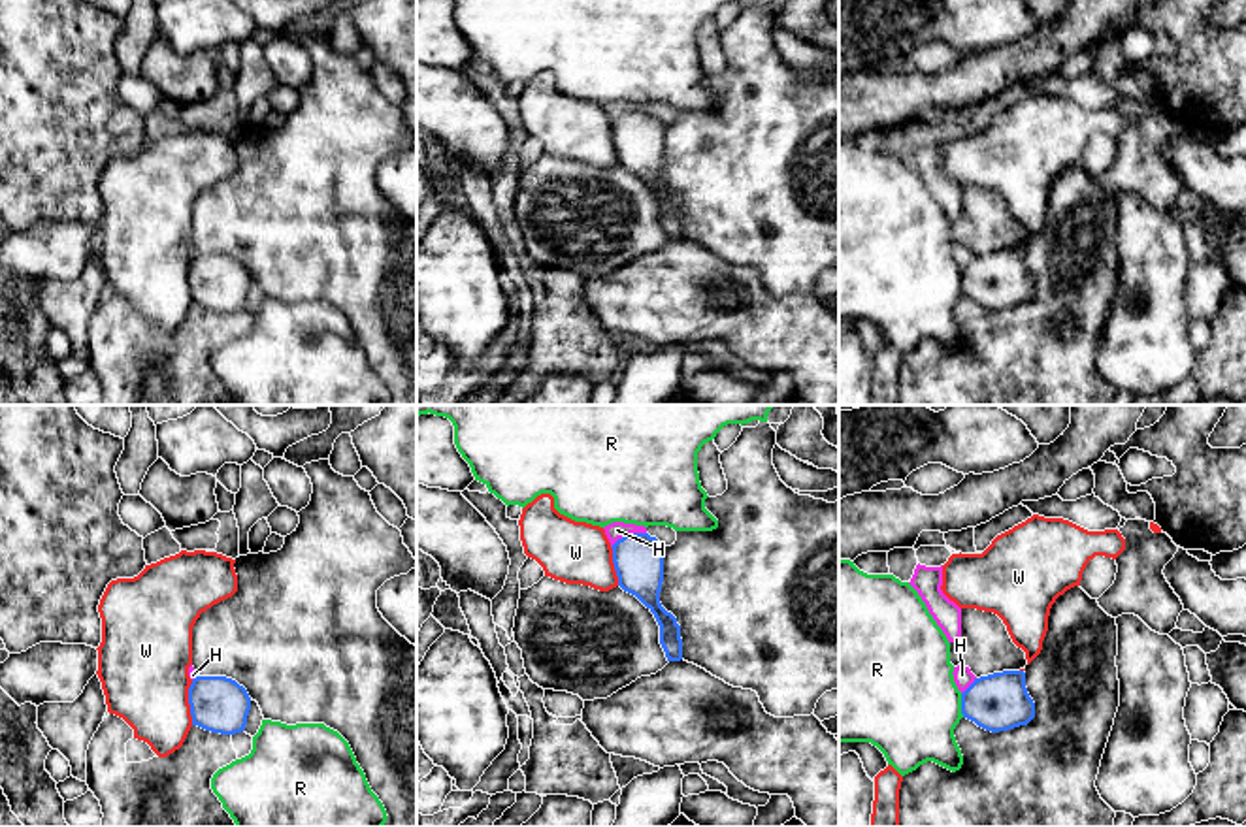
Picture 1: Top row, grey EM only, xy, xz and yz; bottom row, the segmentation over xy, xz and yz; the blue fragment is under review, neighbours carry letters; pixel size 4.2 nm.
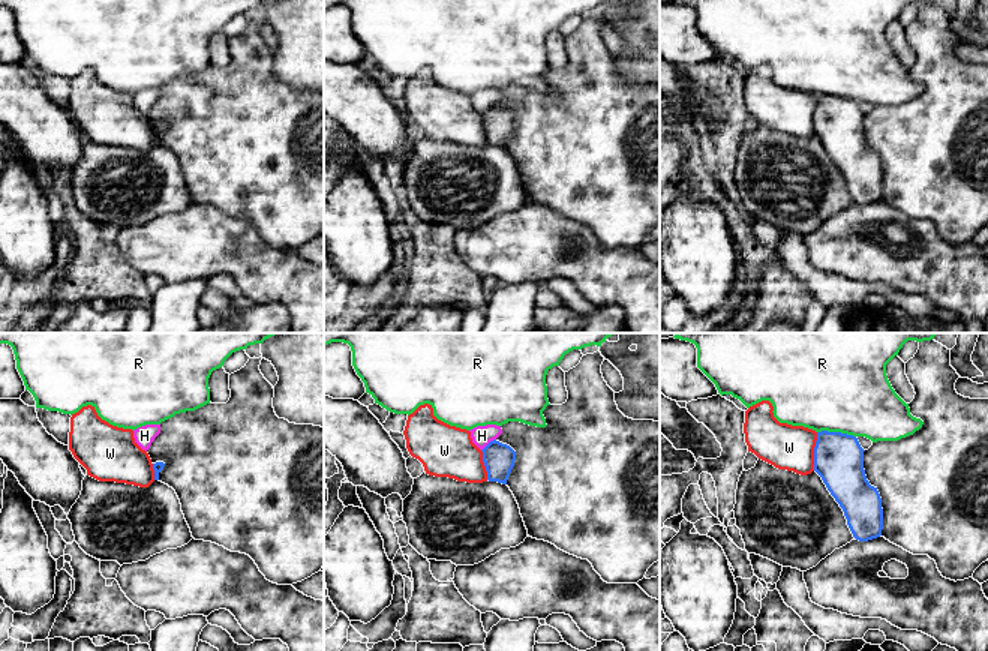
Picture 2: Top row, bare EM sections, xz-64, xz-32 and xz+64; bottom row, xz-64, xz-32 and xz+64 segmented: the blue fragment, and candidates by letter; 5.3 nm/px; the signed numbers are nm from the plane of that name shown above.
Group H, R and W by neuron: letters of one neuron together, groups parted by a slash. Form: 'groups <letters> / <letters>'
groups H / R / W

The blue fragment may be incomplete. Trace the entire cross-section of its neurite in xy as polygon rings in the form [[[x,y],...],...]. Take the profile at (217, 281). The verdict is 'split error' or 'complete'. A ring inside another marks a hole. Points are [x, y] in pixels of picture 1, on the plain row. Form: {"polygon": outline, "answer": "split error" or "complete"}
{"polygon": [[[196,254],[189,266],[192,303],[211,311],[245,309],[251,275],[243,264],[226,254]]], "answer": "complete"}

